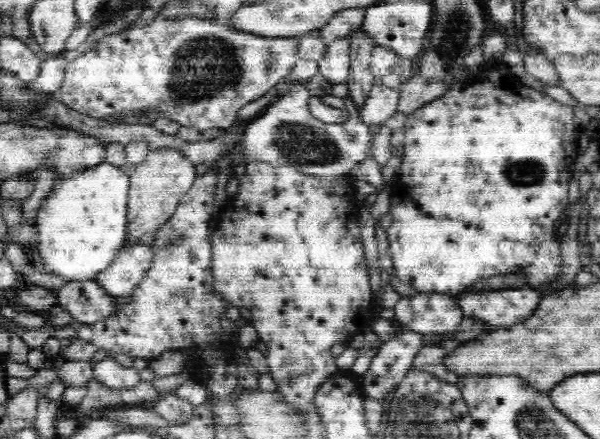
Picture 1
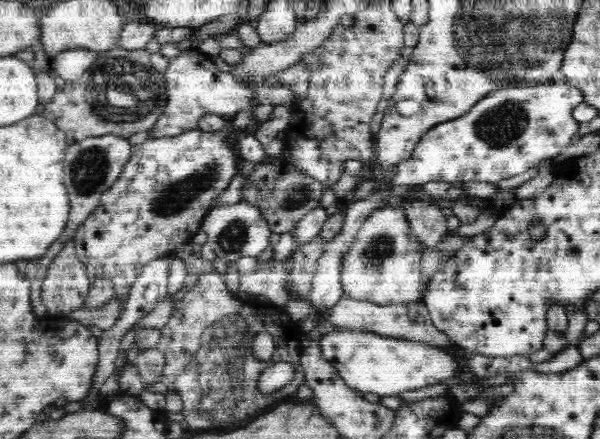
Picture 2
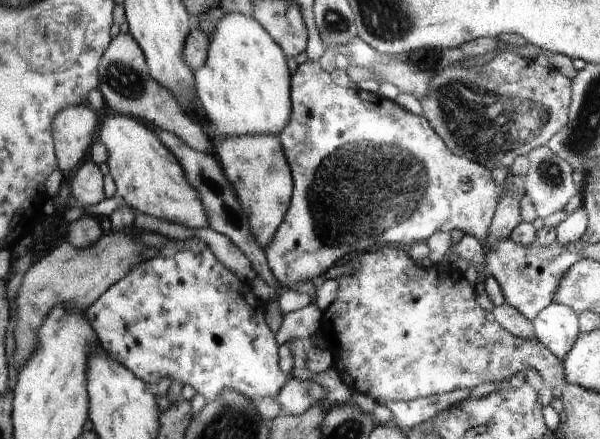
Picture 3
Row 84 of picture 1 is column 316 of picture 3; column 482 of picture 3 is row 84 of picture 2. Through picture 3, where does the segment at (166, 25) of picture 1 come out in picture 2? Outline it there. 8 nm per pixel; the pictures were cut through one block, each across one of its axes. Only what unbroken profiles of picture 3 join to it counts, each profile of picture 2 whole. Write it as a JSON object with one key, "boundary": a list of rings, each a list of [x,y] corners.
{"boundary":[[[198,48],[180,51],[176,58],[169,61],[163,74],[166,77],[166,94],[168,104],[166,110],[158,118],[158,122],[150,128],[151,138],[177,137],[198,128],[198,122],[204,112],[214,112],[218,116],[236,116],[240,110],[248,108],[256,97],[256,91],[242,83],[230,72],[218,71],[211,57]]]}

